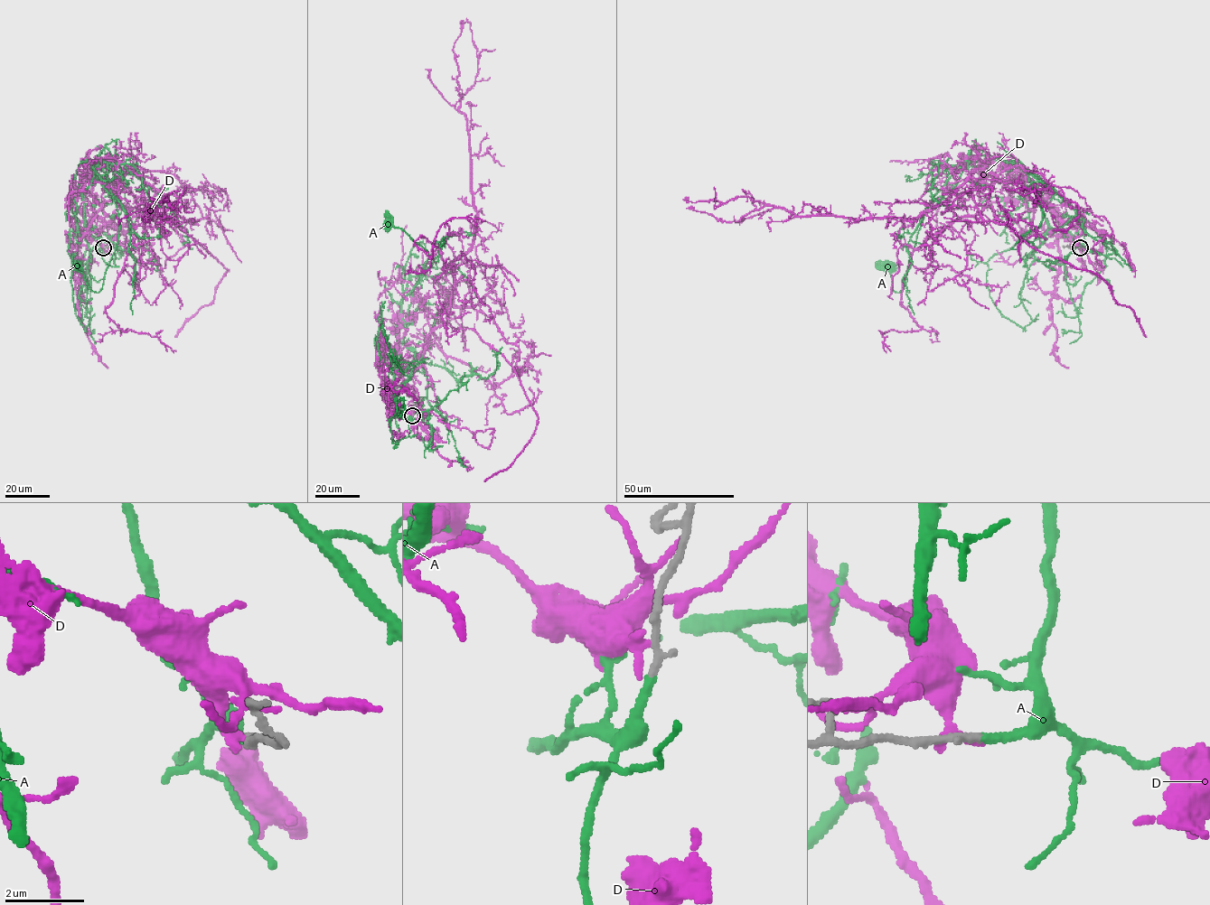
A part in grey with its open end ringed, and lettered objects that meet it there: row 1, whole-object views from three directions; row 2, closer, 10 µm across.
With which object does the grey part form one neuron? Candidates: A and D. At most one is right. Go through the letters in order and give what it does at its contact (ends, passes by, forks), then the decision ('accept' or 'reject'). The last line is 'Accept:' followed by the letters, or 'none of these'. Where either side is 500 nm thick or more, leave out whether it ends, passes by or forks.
A: it ends | accept
D: it ends | reject
Accept: A

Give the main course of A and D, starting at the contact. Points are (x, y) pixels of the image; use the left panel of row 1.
A: (103, 247), (89, 221), (86, 229), (79, 189), (98, 155), (118, 217), (117, 246), (98, 292), (76, 266)
D: (103, 247), (81, 232), (92, 186), (133, 170), (143, 209), (167, 218), (148, 206), (168, 197), (150, 198)

